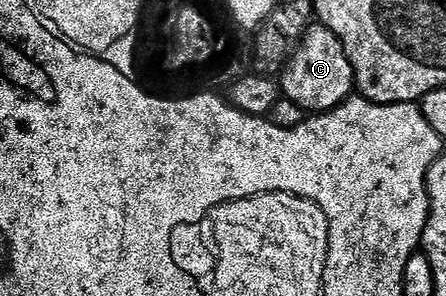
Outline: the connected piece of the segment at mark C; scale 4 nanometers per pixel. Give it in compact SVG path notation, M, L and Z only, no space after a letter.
M316 24L305 29L278 81L283 97L294 100L294 104L306 112L323 112L333 110L353 97L356 77L338 36L334 36L334 32L325 26Z

